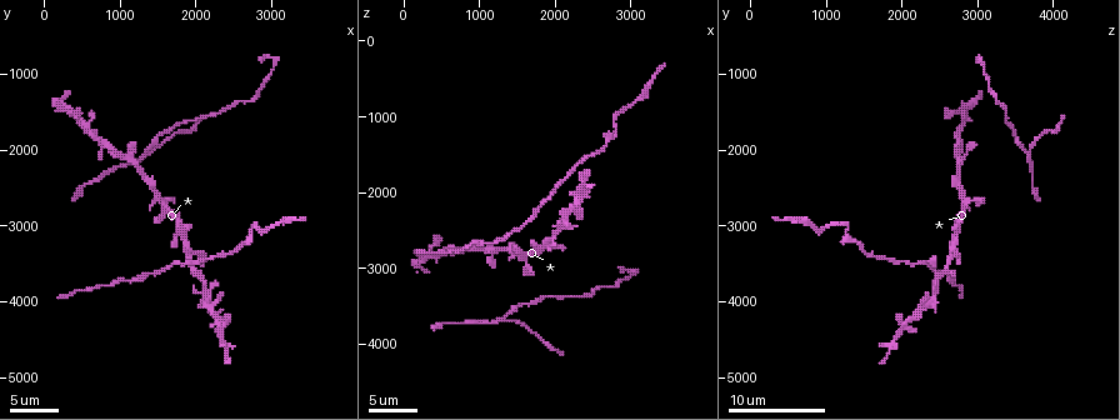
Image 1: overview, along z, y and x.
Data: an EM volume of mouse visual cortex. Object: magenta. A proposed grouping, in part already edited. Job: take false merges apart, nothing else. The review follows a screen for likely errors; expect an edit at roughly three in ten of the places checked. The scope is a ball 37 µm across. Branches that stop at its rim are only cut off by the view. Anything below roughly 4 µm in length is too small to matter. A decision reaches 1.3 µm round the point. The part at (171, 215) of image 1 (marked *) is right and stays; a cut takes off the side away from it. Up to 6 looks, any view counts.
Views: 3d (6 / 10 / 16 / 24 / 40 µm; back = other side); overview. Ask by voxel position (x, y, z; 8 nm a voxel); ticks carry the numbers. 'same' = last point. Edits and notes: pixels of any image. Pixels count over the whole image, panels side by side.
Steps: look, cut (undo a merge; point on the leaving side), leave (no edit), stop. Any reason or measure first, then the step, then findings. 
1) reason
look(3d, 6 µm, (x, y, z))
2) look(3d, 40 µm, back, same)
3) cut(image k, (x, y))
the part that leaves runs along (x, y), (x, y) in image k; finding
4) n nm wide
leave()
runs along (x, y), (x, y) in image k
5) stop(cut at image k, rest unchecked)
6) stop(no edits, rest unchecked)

three arms meet
look(3d, 10 µm, (2050, 3650, 2450))

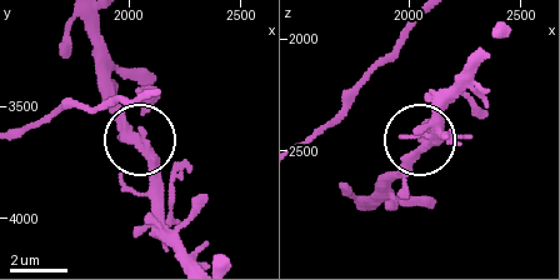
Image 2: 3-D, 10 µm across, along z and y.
3 arms
leave()
continuous, no second cell

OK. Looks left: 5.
four or more arms meet
look(3d, 16 µm, (1200, 2050, 2850))

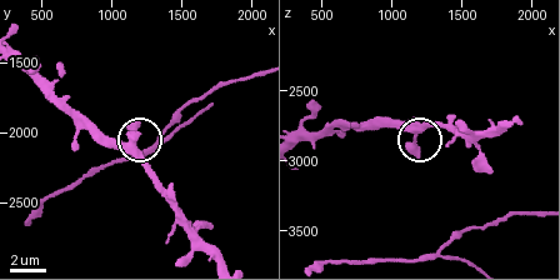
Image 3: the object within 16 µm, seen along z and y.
closer look
look(3d, 6 µm, same)

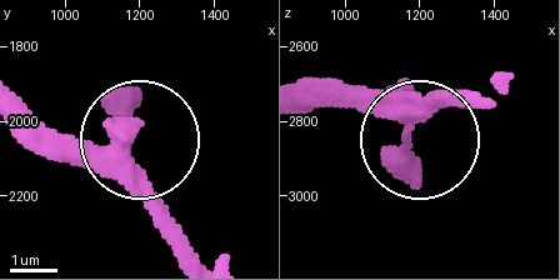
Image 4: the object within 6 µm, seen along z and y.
330 nm wide
leave()
continuous, no second cell

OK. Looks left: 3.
two arms in line, one across
look(3d, 10 µm, (1350, 2050, 3700))

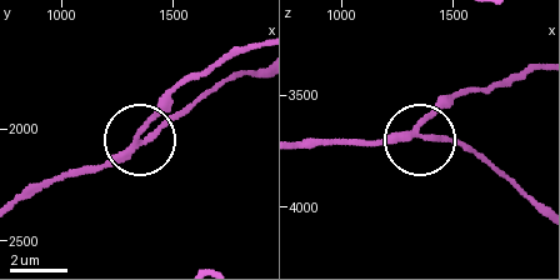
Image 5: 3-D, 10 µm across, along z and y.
3 arms
leave()
all the same cell

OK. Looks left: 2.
stop(no edits, rest unchecked)

